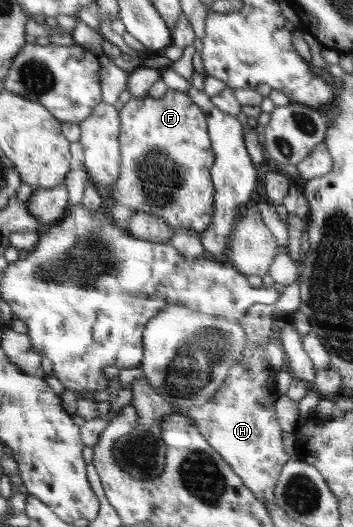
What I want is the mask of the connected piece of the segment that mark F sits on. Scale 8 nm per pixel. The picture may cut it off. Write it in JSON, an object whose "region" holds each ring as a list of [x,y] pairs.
{"region":[[[169,89],[158,99],[150,96],[131,97],[119,111],[121,162],[118,181],[110,193],[108,206],[119,204],[160,217],[172,231],[188,229],[200,235],[212,223],[215,189],[211,167],[215,160],[207,132],[206,116],[187,92]]]}

